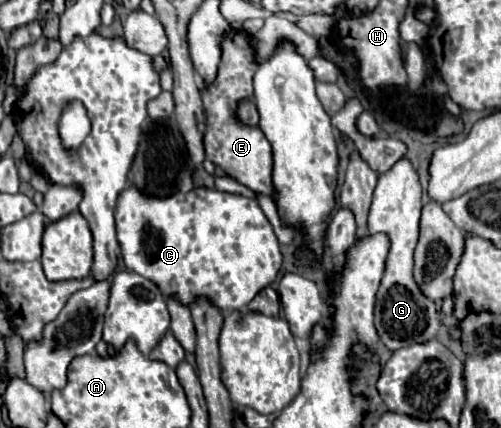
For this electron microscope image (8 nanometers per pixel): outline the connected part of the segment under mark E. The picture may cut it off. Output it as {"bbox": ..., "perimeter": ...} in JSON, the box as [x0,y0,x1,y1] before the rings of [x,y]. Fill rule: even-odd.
{"bbox":[203,31,275,197],"perimeter":[[[229,31],[229,37],[221,41],[221,65],[217,69],[217,77],[213,83],[203,85],[203,113],[205,113],[205,133],[203,147],[205,159],[213,161],[221,167],[229,177],[247,185],[255,193],[265,193],[275,197],[275,189],[271,183],[273,159],[271,145],[255,125],[245,125],[237,117],[237,103],[241,99],[253,99],[253,75],[257,71],[257,55],[249,45],[249,33],[245,31]]]}

